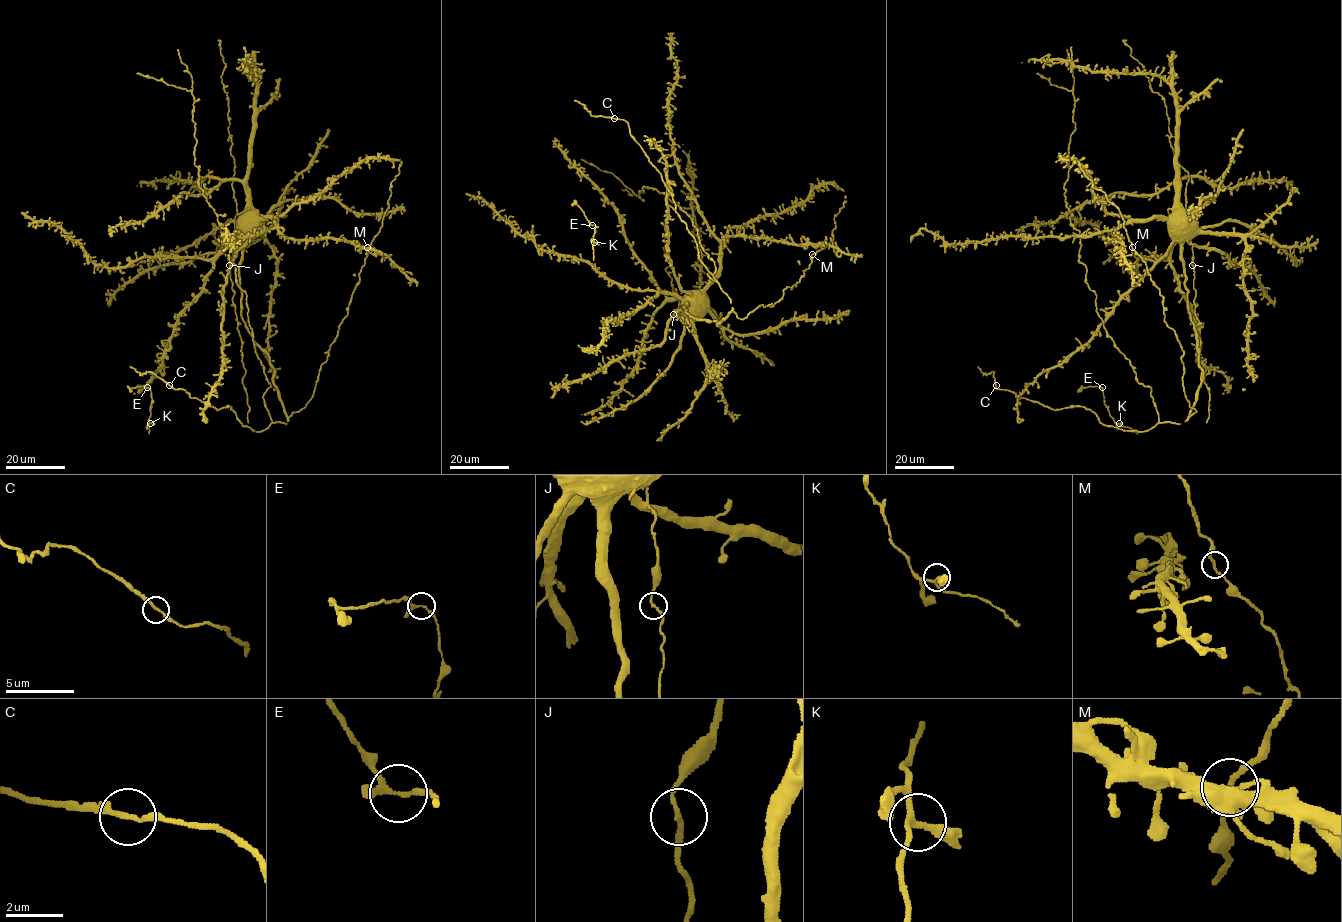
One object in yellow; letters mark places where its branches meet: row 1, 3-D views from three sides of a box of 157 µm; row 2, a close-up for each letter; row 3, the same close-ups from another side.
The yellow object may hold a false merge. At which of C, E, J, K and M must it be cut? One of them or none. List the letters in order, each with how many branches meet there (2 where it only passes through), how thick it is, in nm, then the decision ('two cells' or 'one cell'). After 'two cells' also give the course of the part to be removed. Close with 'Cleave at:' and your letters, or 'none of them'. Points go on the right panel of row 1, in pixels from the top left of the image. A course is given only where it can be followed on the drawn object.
C: 2 branches meet; 180 nm thick; one cell
E: 3 branches meet; 160 nm thick; one cell
J: 2 branches meet; 160 nm thick; one cell
K: 3 branches meet; 200 nm thick; one cell
M: 2 branches meet; 180 nm thick; one cell
Cleave at: none of them

